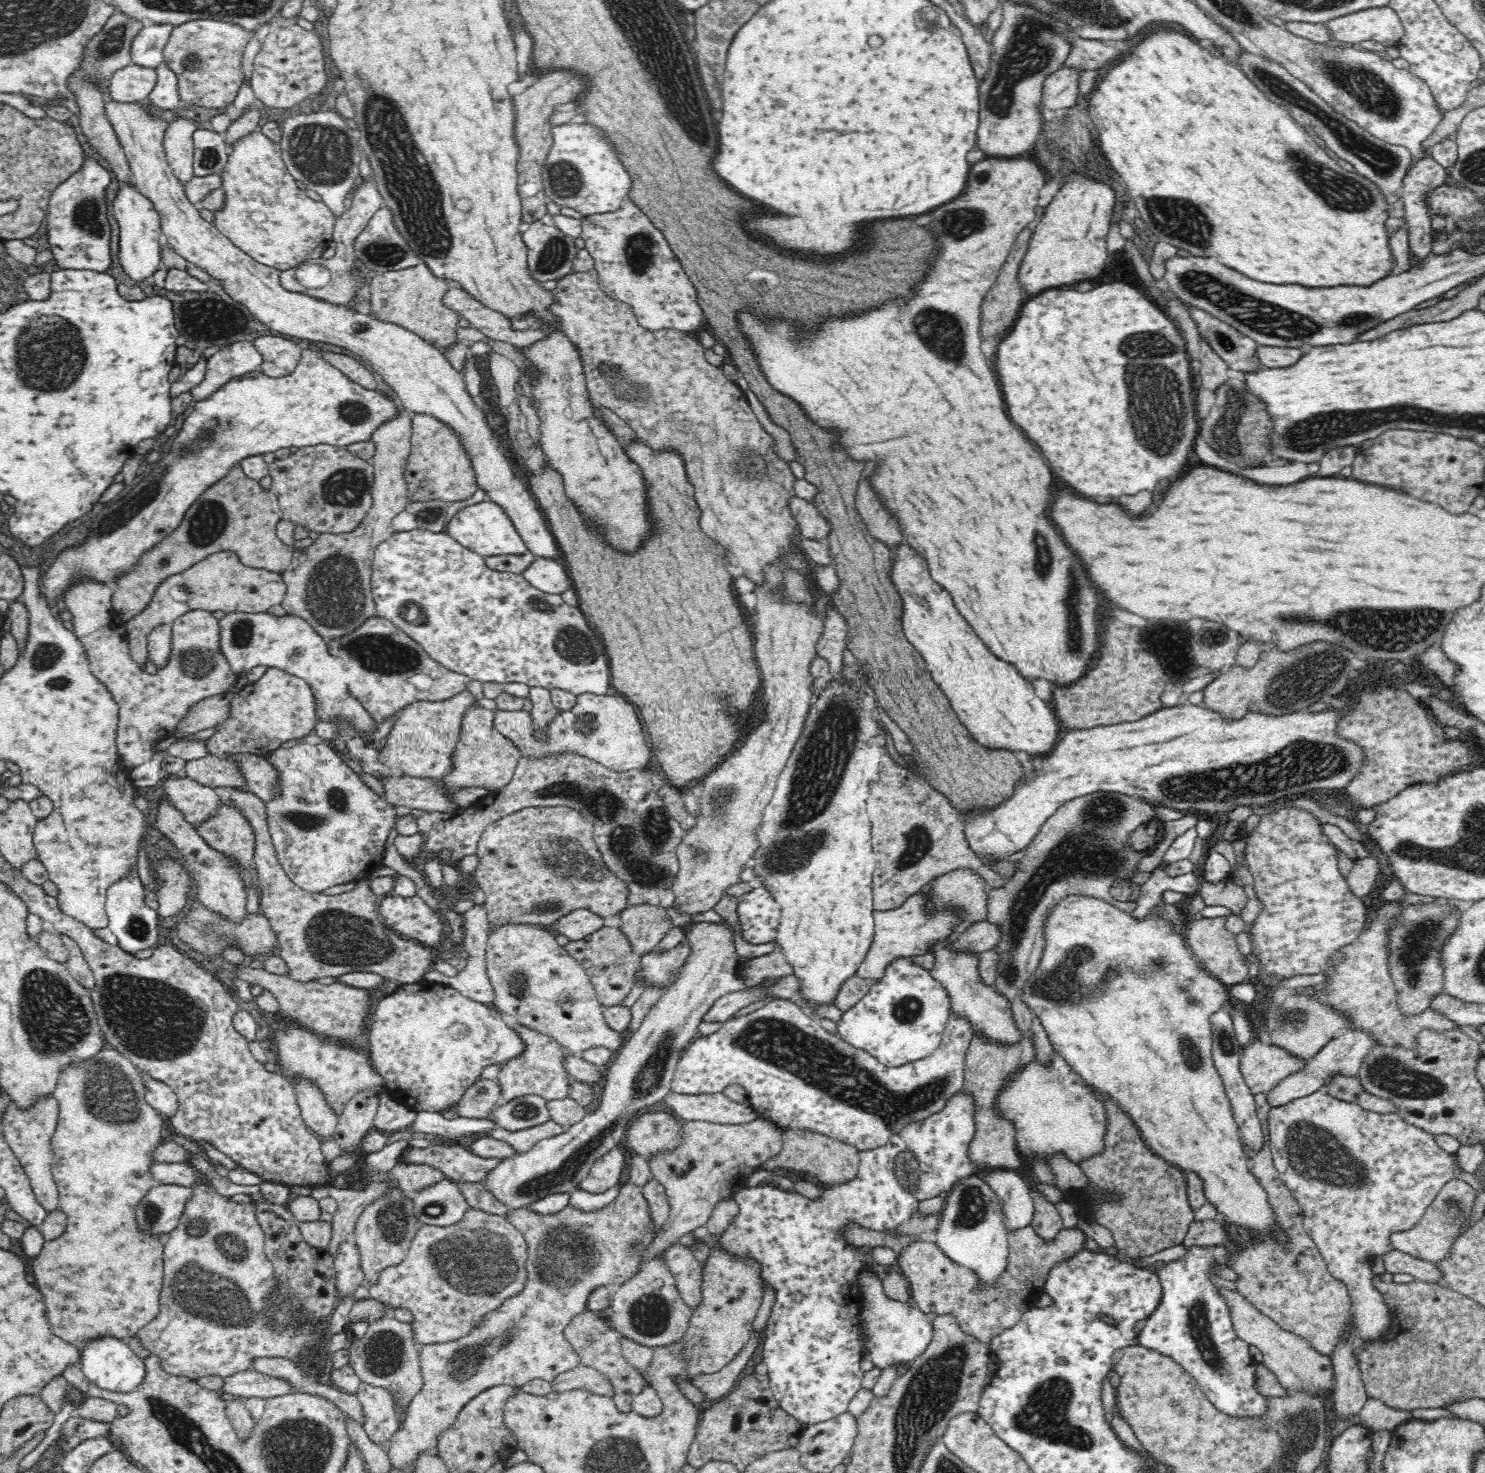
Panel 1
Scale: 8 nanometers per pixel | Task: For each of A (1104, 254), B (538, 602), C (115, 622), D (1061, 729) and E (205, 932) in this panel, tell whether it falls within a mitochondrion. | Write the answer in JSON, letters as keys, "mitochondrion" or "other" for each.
{"A":"other","B":"mitochondrion","C":"other","D":"other","E":"mitochondrion"}

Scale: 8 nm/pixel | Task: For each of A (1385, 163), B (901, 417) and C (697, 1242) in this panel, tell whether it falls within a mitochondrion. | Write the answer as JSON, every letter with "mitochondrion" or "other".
{"A":"mitochondrion","B":"other","C":"other"}

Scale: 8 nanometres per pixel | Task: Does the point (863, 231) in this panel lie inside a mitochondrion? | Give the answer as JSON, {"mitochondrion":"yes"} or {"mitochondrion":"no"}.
{"mitochondrion":"no"}

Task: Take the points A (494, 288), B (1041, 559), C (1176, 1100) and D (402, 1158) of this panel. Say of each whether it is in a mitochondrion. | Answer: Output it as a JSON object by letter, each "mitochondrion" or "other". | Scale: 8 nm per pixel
{"A":"other","B":"mitochondrion","C":"other","D":"other"}

